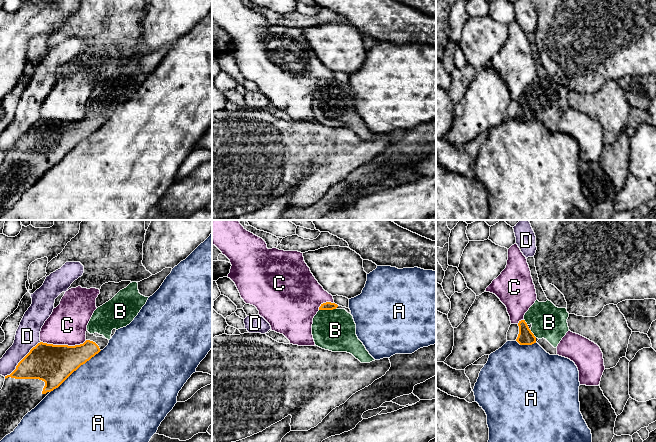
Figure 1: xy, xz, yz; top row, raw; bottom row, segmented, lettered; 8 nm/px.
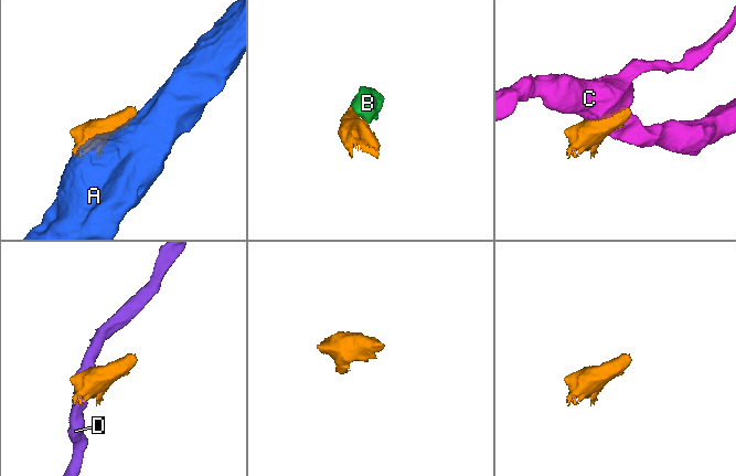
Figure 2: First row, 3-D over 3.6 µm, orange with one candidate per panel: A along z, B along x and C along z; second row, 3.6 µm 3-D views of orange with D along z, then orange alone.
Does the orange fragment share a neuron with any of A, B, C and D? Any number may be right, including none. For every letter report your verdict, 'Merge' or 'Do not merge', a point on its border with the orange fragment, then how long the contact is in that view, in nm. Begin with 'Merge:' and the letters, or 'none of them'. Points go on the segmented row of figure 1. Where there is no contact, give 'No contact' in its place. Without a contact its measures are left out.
Merge: B
A: Do not merge. Touches orange at xy (75, 370). Shared border 550 nm
B: Merge. Touches orange at xz (327, 309). Shared border 150 nm
C: Do not merge. Touches orange at xy (63, 345). Shared border 360 nm
D: Do not merge. Touches orange at xy (21, 360). Shared border 400 nm

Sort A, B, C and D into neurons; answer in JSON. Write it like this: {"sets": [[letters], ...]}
{"sets": [["A"], ["B"], ["C"], ["D"]]}

